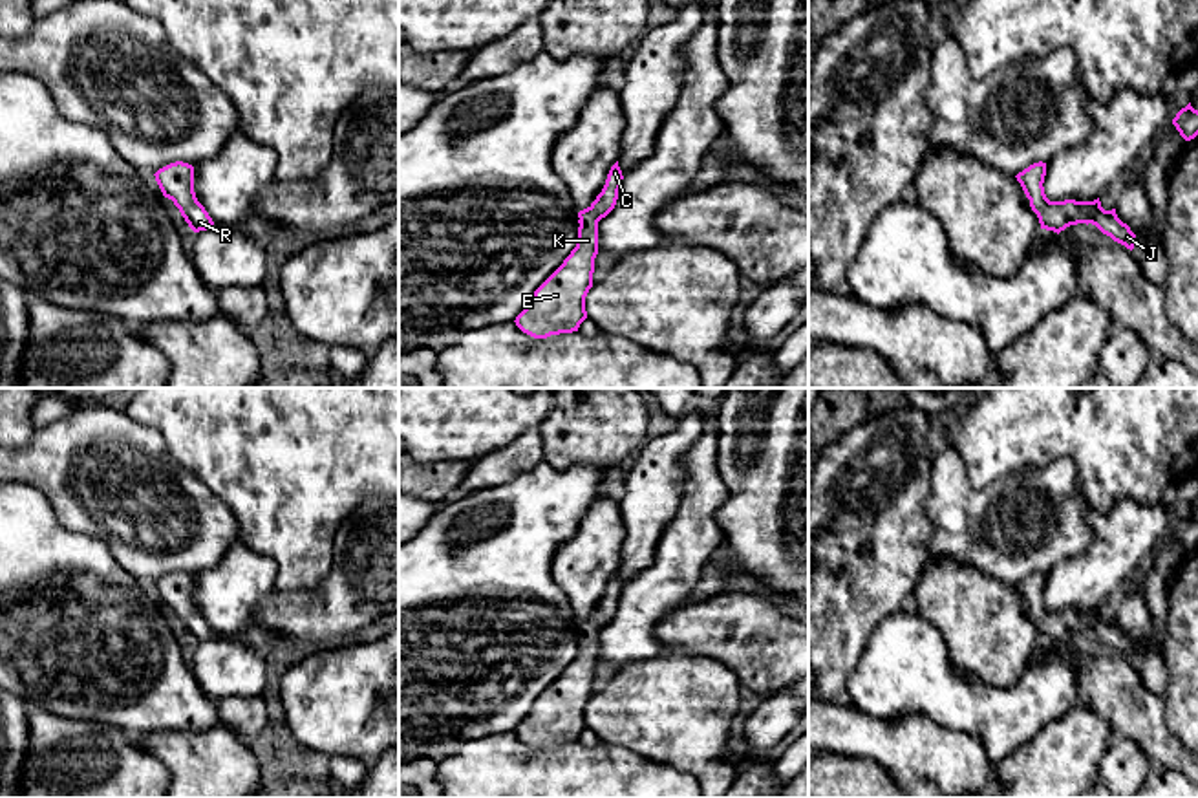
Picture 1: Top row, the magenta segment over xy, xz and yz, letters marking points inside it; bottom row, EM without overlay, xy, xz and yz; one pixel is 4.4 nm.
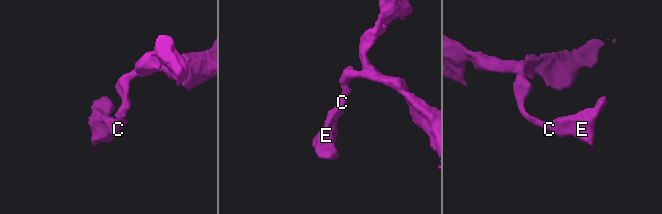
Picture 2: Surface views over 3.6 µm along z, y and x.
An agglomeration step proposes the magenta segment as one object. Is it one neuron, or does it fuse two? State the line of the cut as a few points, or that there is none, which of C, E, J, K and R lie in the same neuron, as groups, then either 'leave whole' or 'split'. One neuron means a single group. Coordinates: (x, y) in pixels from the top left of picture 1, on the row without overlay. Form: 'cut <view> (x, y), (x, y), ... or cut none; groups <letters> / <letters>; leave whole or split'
cut none; groups C E J K R; leave whole

